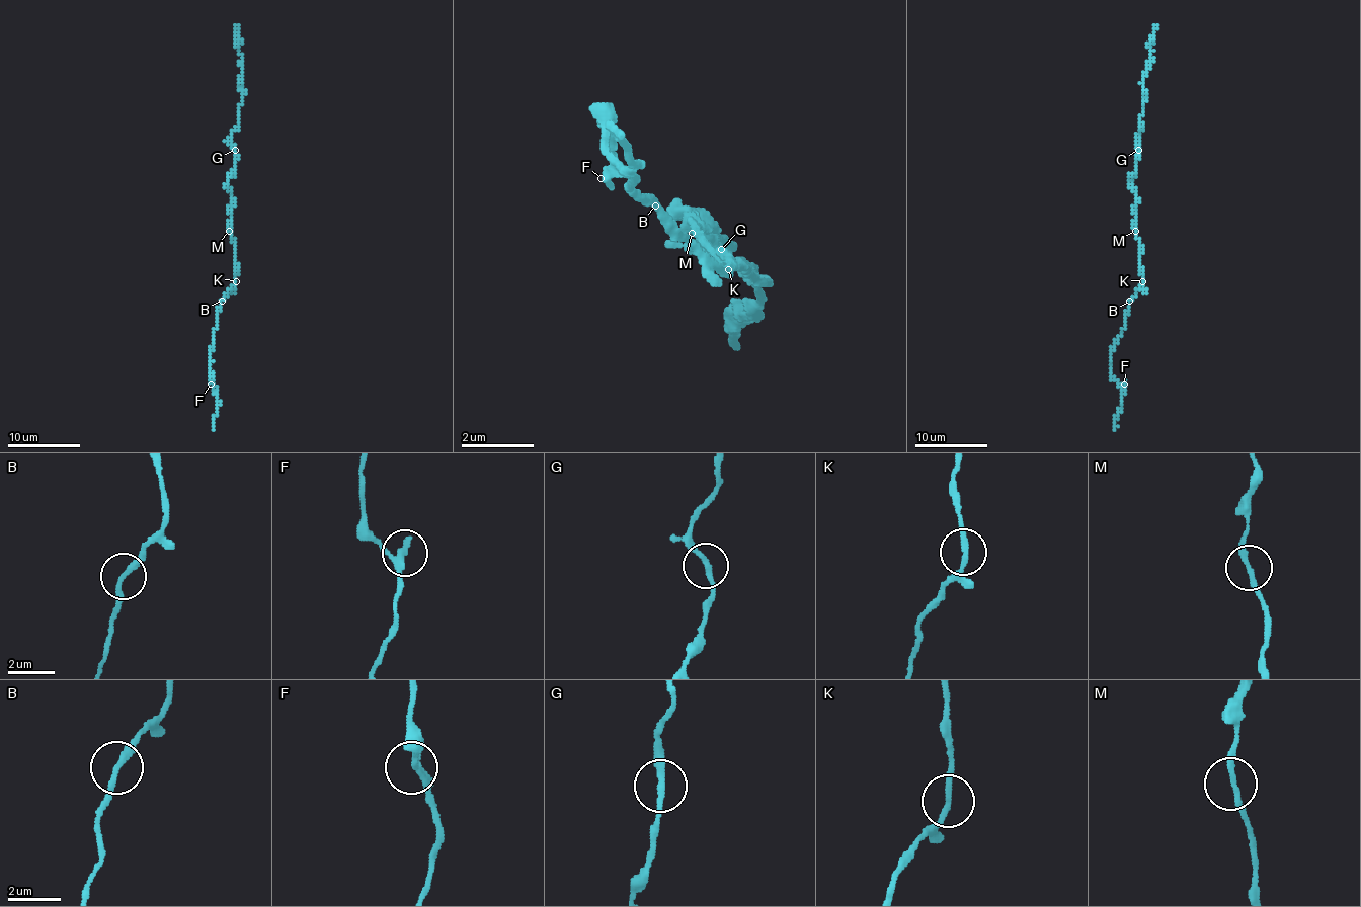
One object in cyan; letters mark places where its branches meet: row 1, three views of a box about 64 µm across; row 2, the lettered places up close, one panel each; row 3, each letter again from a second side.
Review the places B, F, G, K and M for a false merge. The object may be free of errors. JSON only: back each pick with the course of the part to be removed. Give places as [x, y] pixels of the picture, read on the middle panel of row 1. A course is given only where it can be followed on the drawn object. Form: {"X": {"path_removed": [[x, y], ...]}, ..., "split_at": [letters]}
{"split_at": []}

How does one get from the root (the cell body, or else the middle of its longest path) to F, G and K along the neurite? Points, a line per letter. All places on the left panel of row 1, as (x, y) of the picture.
F: (231, 231), (236, 245), (236, 284), (220, 305), (216, 315), (218, 328), (211, 349), (211, 384)
G: (231, 231), (232, 197), (227, 181), (234, 167), (234, 149)
K: (231, 231), (236, 245), (236, 281)

